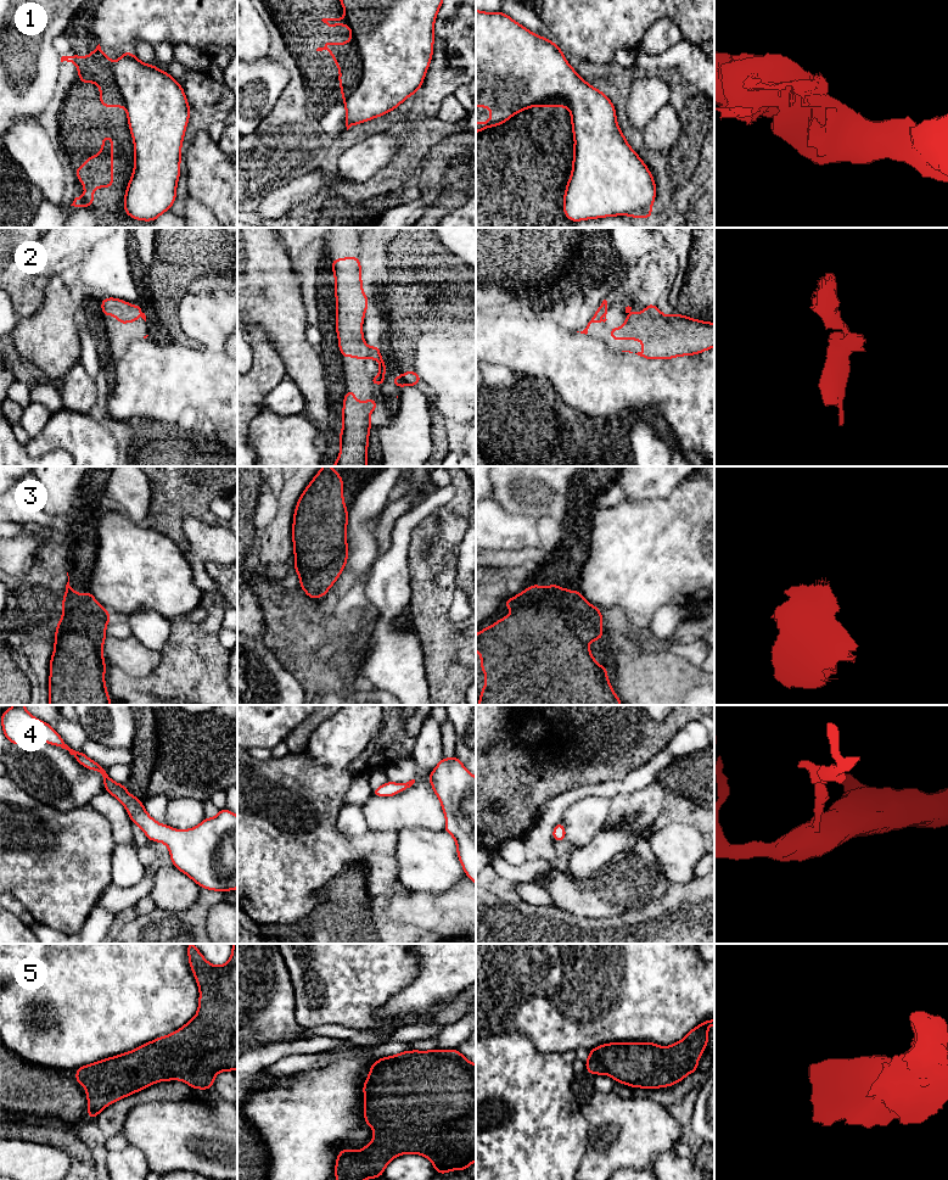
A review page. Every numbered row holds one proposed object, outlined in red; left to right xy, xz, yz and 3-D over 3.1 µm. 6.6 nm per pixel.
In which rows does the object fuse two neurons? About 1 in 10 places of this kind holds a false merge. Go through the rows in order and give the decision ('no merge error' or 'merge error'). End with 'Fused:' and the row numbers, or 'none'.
1: no merge error
2: no merge error
3: no merge error
4: no merge error
5: no merge error
Fused: none

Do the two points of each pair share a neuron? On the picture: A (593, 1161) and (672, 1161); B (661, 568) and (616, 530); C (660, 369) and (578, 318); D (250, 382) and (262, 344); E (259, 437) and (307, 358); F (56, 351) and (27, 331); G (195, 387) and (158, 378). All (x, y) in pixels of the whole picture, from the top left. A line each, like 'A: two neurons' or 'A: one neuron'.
A: two neurons
B: one neuron
C: two neurons
D: one neuron
E: two neurons
F: one neuron
G: two neurons

